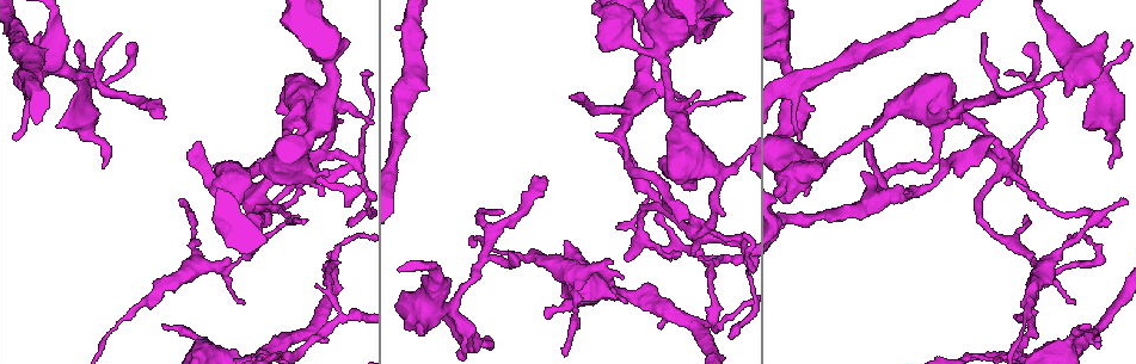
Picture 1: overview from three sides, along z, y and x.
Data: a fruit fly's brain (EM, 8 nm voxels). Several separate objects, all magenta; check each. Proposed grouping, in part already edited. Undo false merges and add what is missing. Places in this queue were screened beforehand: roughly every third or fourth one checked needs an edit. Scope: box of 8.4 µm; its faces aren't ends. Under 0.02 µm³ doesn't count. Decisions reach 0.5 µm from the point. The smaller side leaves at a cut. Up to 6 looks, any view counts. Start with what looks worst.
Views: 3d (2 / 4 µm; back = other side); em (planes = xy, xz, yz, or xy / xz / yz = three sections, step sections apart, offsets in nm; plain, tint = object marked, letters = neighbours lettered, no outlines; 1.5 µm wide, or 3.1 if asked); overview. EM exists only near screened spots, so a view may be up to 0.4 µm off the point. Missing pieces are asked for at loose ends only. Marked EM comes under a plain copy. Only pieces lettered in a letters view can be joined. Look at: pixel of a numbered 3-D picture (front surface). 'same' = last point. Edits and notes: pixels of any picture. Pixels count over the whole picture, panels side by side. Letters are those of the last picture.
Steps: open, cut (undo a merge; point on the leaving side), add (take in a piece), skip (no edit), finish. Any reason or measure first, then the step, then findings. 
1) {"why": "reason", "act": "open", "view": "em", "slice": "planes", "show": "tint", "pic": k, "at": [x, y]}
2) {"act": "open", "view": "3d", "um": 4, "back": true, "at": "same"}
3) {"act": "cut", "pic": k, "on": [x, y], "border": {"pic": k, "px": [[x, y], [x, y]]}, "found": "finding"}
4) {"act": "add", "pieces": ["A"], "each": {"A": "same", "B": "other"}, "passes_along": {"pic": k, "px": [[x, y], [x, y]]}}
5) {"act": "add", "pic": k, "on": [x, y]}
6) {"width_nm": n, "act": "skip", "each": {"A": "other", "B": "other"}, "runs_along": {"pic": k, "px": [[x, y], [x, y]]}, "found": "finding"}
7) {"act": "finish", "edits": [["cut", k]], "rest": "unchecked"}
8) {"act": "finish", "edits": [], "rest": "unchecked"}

{"act": "open", "view": "em", "slice": "xy", "step": 8, "show": "tint", "pic": 1, "at": [1096, 339]}

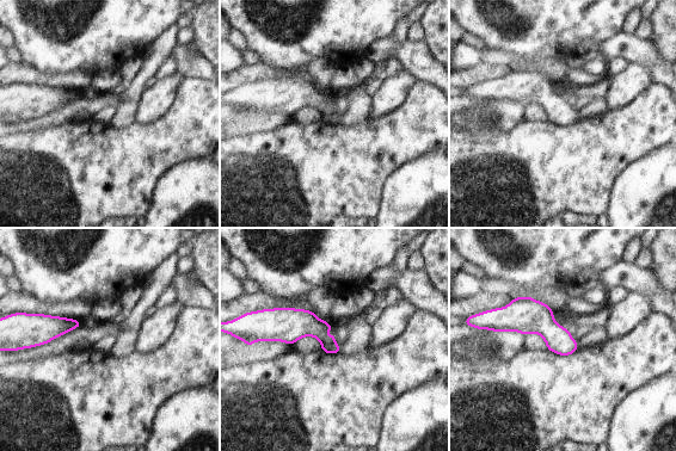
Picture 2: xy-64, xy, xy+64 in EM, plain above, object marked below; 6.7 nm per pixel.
{"why": "another direction", "act": "open", "view": "em", "slice": "planes", "show": "letters", "at": "same"}

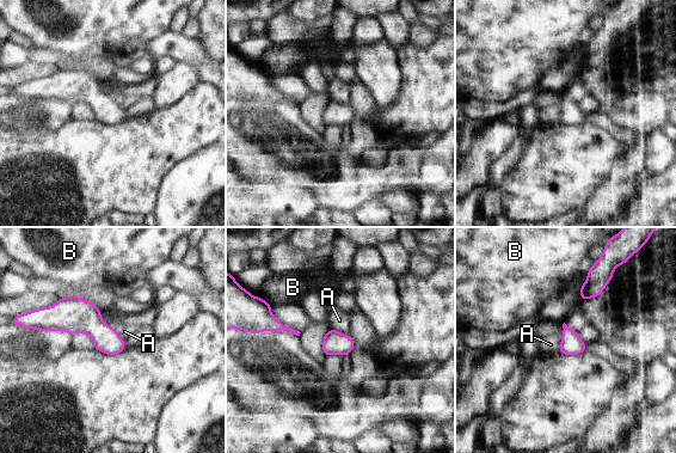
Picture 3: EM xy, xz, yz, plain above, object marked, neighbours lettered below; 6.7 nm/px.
{"width_nm": 140, "longest_contact_nm": ["A", 190], "act": "skip", "each": {"A": "other", "B": "other"}, "found": "no lettered piece goes on from it"}

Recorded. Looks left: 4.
{"why": "tapers out", "act": "open", "view": "em", "slice": "planes", "show": "letters", "pic": 1, "at": [125, 50]}

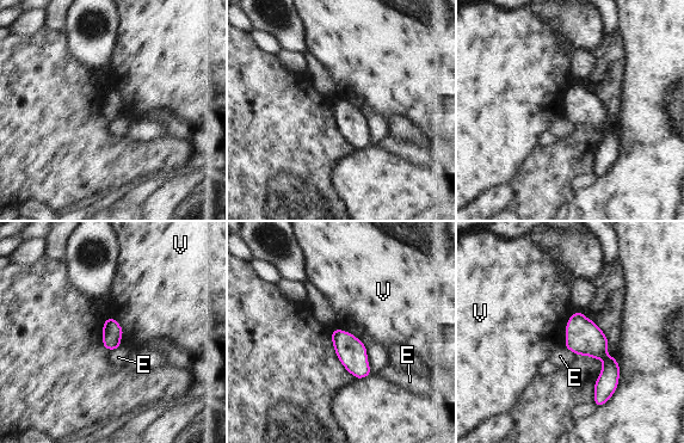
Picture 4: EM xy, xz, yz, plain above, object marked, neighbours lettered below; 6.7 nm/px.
{"act": "skip", "each": {"E": "other", "V": "other"}, "border": {"pic": 4, "px": [[108, 317], [122, 328], [121, 345]]}, "found": "none of them fits"}

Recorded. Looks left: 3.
{"why": "tapers out", "act": "open", "view": "em", "slice": "planes", "show": "letters", "pic": 1, "at": [244, 301]}

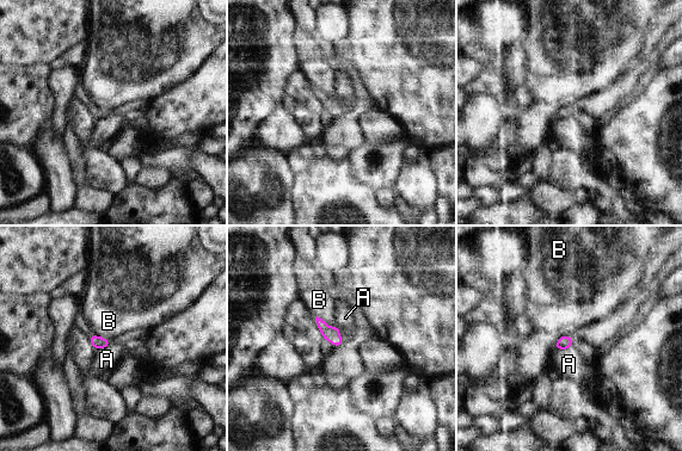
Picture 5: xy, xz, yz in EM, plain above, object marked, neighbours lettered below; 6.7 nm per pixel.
{"act": "skip", "each": {"A": "other", "B": "other"}, "border": {"pic": 5, "px": [[571, 346], [564, 350], [555, 350]]}, "found": "no lettered piece goes on from it"}

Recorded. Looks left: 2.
{"act": "finish", "edits": [], "rest": "unchecked"}

